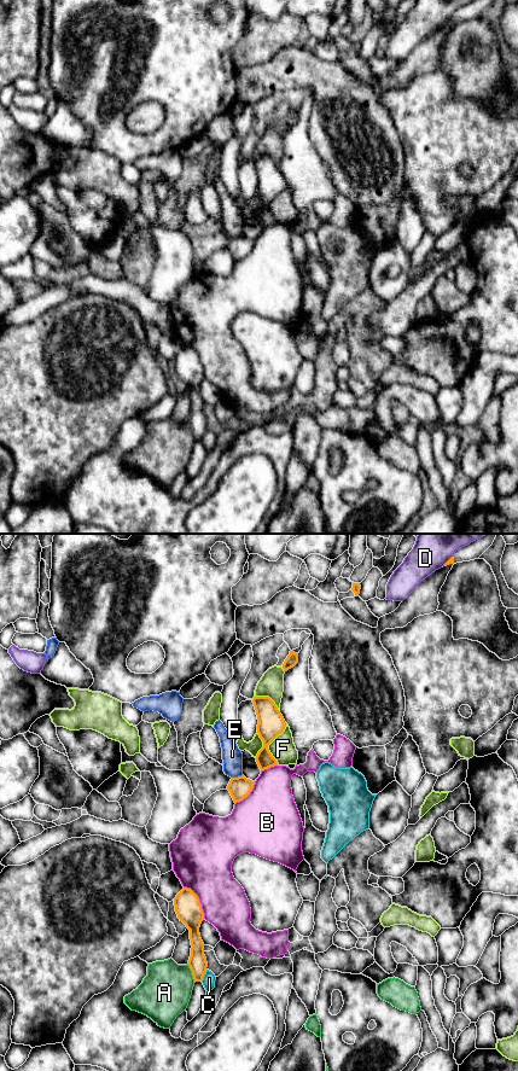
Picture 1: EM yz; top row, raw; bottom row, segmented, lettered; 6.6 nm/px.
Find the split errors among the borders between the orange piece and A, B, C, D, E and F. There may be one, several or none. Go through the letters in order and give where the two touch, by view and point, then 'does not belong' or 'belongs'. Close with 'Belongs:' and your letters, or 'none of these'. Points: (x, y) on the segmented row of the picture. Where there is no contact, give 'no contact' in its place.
A: meets orange in yz at (192, 973); does not belong
B: meets orange in yz at (198, 901); does not belong
C: meets orange in yz at (203, 976); does not belong
D: meets orange in yz at (447, 562); does not belong
E: meets orange in yz at (238, 776); does not belong
F: meets orange in yz at (269, 743); does not belong
Belongs: none of these

